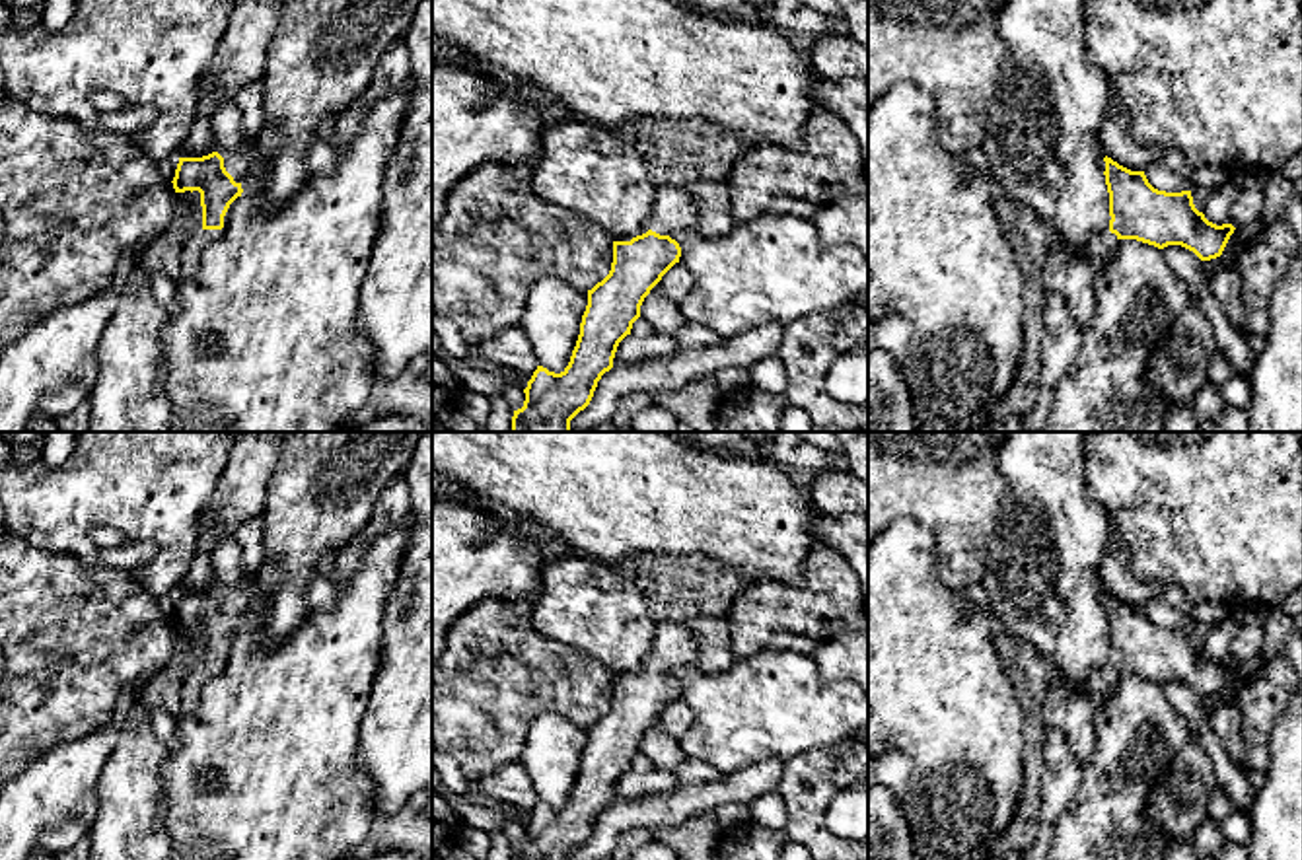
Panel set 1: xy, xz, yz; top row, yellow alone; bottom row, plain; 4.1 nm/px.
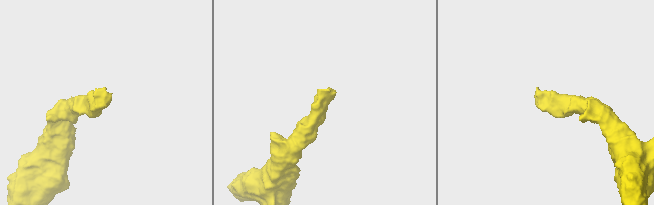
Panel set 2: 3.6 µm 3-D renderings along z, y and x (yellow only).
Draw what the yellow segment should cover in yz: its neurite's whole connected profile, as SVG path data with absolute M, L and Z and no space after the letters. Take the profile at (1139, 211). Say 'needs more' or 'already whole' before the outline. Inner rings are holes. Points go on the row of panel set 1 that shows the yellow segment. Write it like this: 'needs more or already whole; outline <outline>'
needs more; outline M1107 156L1103 161L1109 193L1109 230L1094 233L1084 251L1096 272L1105 269L1119 239L1137 239L1158 249L1181 245L1201 261L1222 255L1236 228L1209 222L1195 208L1191 191L1158 191L1148 183L1144 171L1131 171Z

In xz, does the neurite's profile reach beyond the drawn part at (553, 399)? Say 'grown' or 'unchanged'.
grown

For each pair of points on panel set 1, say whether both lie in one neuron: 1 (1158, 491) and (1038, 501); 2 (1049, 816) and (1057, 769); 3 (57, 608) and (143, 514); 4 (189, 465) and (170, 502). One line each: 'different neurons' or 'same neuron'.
1: different neurons
2: same neuron
3: different neurons
4: same neuron

